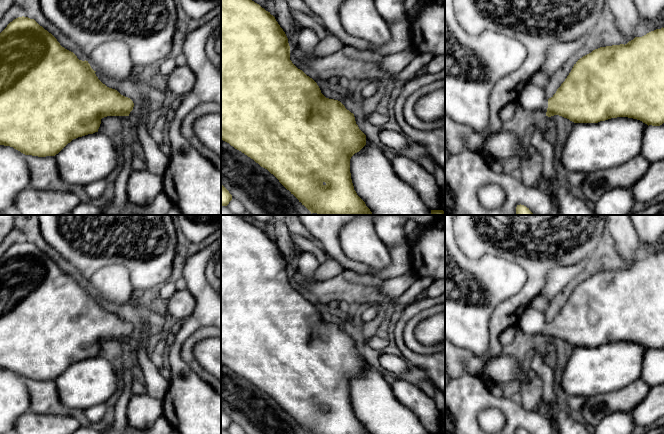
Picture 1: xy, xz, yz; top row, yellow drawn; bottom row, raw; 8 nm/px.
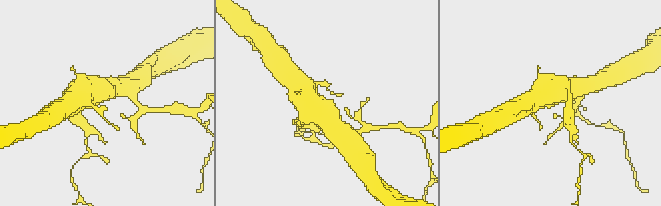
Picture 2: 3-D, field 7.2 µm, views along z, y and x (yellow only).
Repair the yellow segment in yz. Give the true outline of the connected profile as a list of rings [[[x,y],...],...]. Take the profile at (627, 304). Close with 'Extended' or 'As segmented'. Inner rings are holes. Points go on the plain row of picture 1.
[[[664,252],[656,253],[647,257],[642,261],[635,261],[633,264],[629,265],[627,268],[612,269],[606,271],[600,271],[593,274],[591,277],[580,282],[573,290],[571,296],[557,313],[556,317],[549,323],[545,321],[544,313],[538,311],[532,307],[528,307],[518,319],[516,327],[519,331],[534,336],[538,339],[546,339],[548,341],[559,339],[564,342],[569,343],[574,347],[598,347],[600,345],[605,345],[611,342],[617,341],[628,341],[642,345],[643,347],[652,350],[660,350],[664,347]]]. Extended

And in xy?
[[[22,240],[10,246],[0,257],[0,369],[13,371],[25,379],[55,380],[73,363],[98,356],[102,342],[107,340],[129,340],[134,331],[133,325],[121,319],[117,314],[103,308],[95,296],[88,285],[79,284],[73,276],[62,271],[57,263],[34,243]]]. As segmented

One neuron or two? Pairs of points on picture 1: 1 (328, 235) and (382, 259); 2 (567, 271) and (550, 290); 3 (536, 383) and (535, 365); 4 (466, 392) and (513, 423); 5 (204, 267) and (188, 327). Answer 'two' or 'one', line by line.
1: two
2: one
3: two
4: one
5: one

